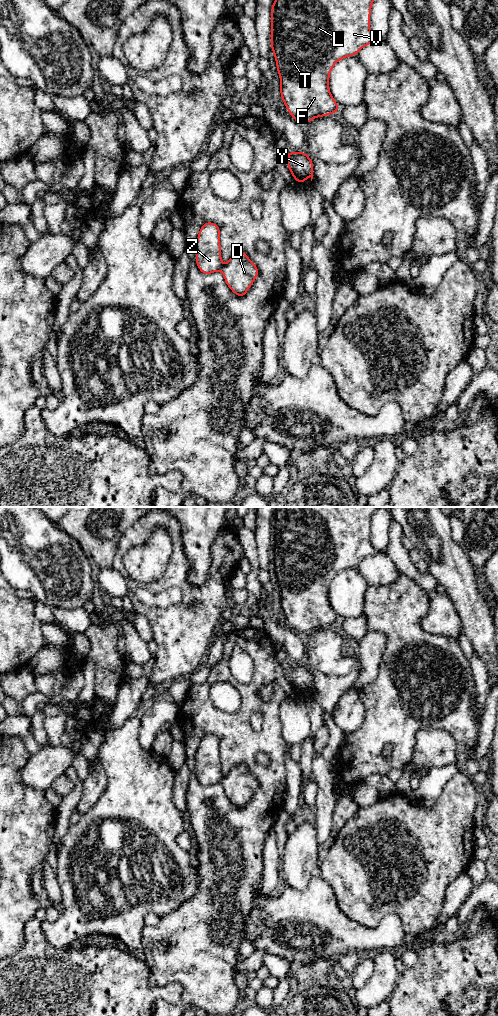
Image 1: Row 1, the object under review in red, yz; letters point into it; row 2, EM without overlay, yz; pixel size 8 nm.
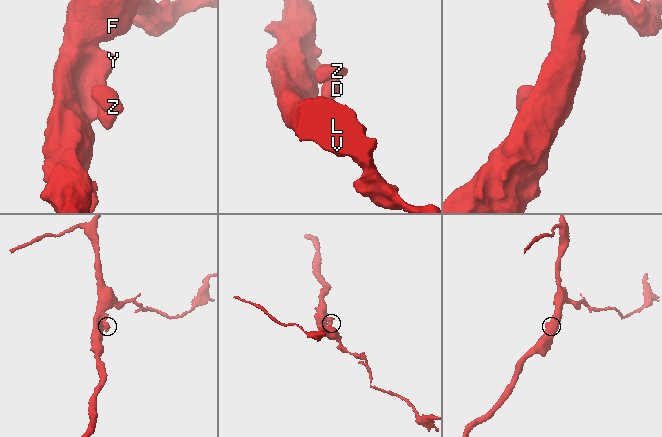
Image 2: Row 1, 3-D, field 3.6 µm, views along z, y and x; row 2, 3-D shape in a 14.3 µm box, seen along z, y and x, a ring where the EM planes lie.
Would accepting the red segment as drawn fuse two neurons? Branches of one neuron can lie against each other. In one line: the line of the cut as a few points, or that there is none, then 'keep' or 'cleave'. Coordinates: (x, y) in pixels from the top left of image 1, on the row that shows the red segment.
no cut; keep

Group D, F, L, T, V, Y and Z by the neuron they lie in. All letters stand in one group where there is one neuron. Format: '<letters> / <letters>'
D F L T V Y Z

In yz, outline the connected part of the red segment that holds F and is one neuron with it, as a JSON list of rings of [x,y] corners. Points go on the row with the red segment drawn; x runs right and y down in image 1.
[[[275,0],[271,8],[271,50],[274,53],[277,72],[280,75],[280,93],[289,114],[299,123],[306,124],[316,117],[328,116],[339,111],[339,106],[329,90],[330,72],[341,59],[357,55],[366,45],[375,43],[378,39],[370,31],[370,14],[374,0]]]

